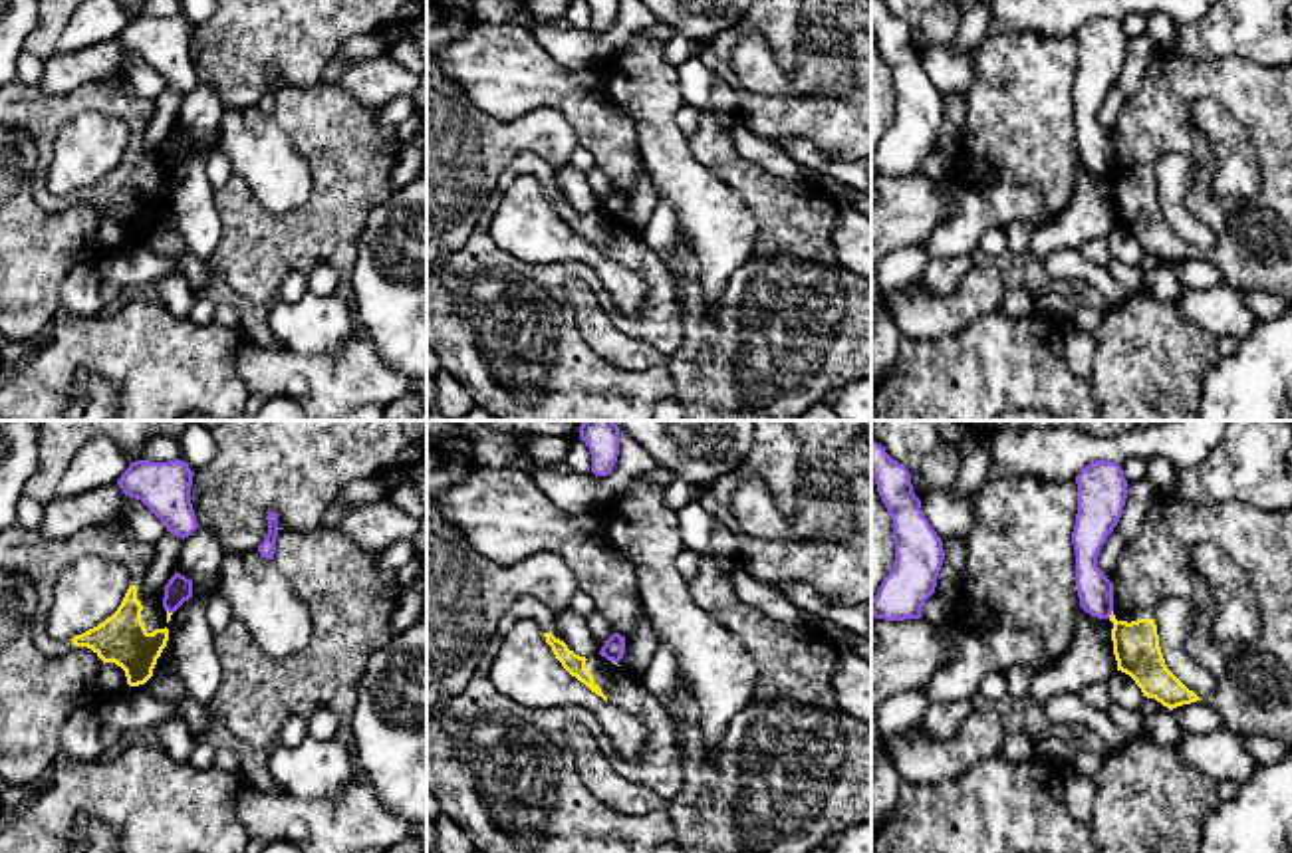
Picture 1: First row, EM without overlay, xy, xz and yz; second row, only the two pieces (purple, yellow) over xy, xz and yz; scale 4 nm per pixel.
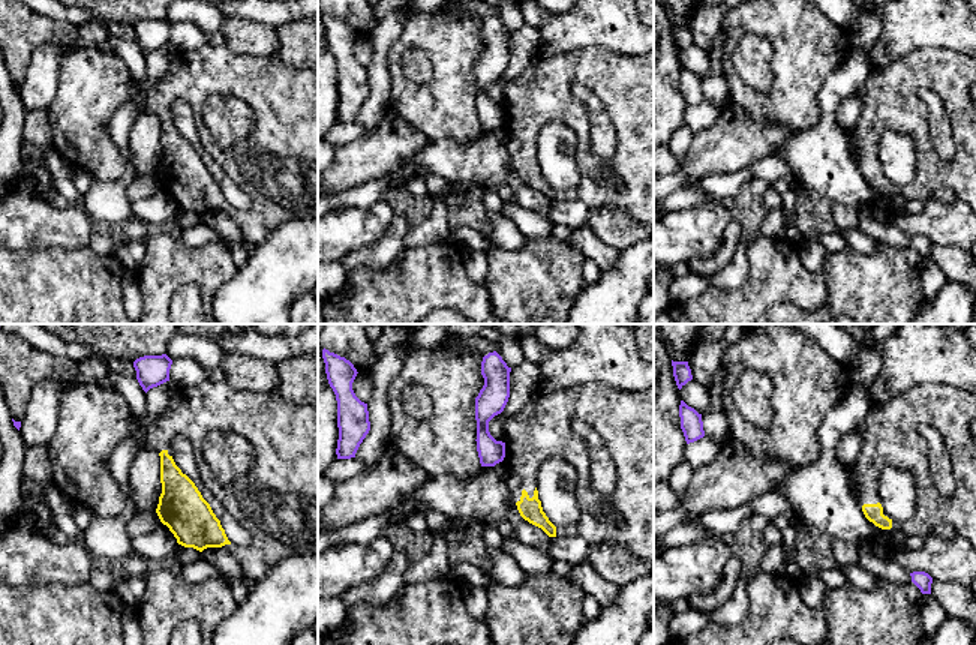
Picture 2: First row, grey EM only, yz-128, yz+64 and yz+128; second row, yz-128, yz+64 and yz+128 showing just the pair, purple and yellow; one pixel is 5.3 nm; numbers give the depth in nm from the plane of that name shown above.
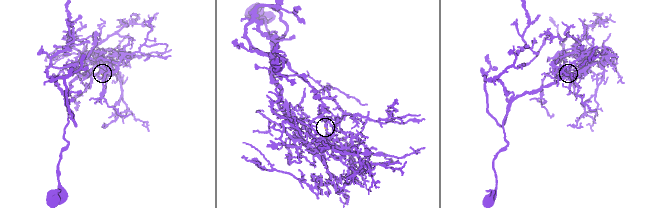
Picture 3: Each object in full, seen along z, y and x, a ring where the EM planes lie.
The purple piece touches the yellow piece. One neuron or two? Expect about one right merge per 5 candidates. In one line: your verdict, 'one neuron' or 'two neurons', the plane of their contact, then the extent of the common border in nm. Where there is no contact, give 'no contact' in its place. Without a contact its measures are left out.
two neurons; contact in yz; length 40 nm

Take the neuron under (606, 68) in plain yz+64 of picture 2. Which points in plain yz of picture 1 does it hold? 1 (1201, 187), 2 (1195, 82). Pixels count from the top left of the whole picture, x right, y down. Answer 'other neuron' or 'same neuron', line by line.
1: same neuron
2: same neuron

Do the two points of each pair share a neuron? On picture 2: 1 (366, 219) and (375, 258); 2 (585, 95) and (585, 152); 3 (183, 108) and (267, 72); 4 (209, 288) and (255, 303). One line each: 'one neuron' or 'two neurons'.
1: two neurons
2: two neurons
3: two neurons
4: two neurons

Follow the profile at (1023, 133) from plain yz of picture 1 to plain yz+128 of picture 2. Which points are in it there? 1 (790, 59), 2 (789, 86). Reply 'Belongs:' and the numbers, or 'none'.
Belongs: 1, 2

